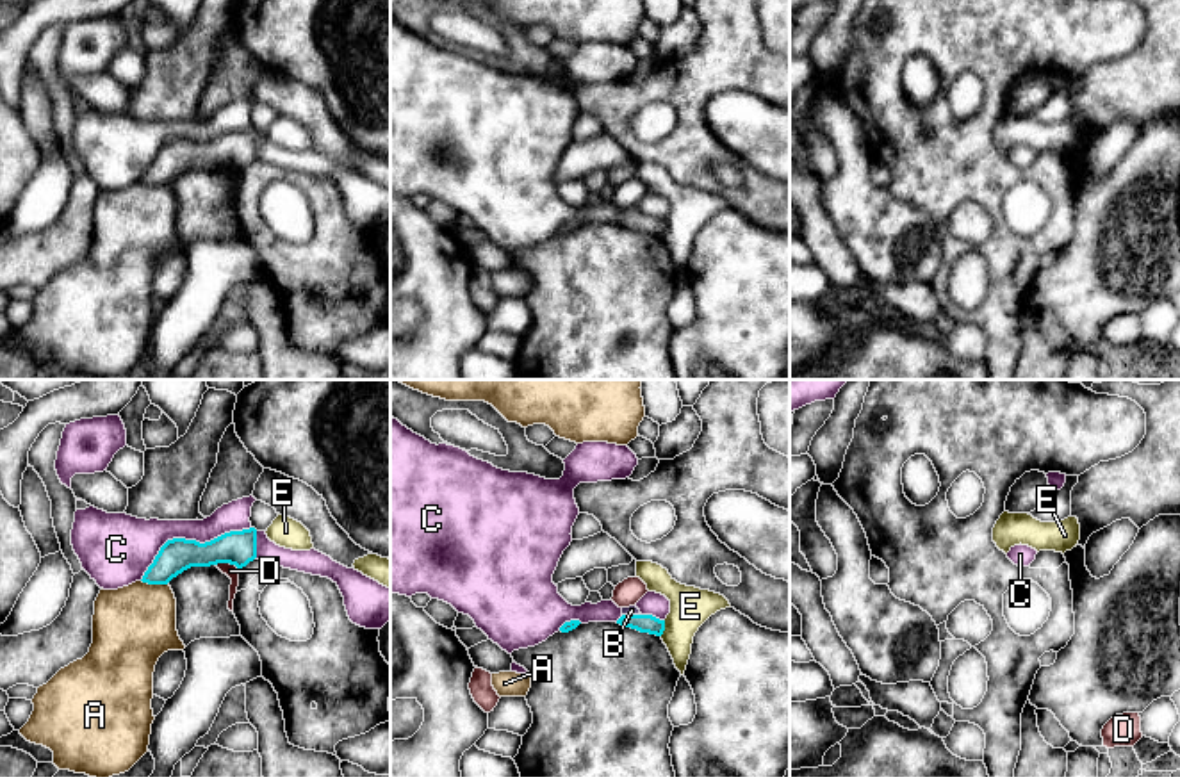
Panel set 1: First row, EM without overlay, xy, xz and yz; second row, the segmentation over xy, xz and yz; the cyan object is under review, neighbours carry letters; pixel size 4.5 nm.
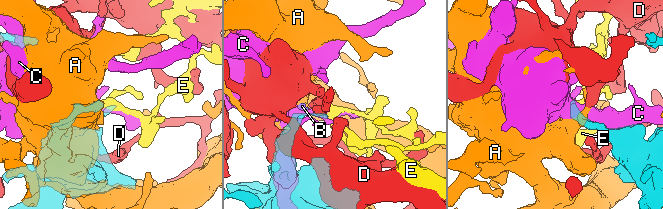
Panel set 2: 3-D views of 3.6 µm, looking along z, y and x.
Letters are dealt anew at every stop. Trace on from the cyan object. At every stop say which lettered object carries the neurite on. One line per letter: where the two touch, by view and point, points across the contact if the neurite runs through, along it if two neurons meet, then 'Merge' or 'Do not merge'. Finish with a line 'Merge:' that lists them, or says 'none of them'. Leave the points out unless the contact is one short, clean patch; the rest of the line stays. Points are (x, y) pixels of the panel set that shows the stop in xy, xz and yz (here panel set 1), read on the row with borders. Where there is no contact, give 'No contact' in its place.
A: Touches cyan at xy (154, 583). Do not merge
B: Touches cyan at xz (631, 615). Do not merge
C: Touches cyan at xy (189, 540). Do not merge
D: Touches cyan at xy (229, 562). Do not merge
E: Touches cyan at xz (663, 628). Boundary: xz (665, 621), (665, 629), (660, 635). Do not merge
Merge: none of them

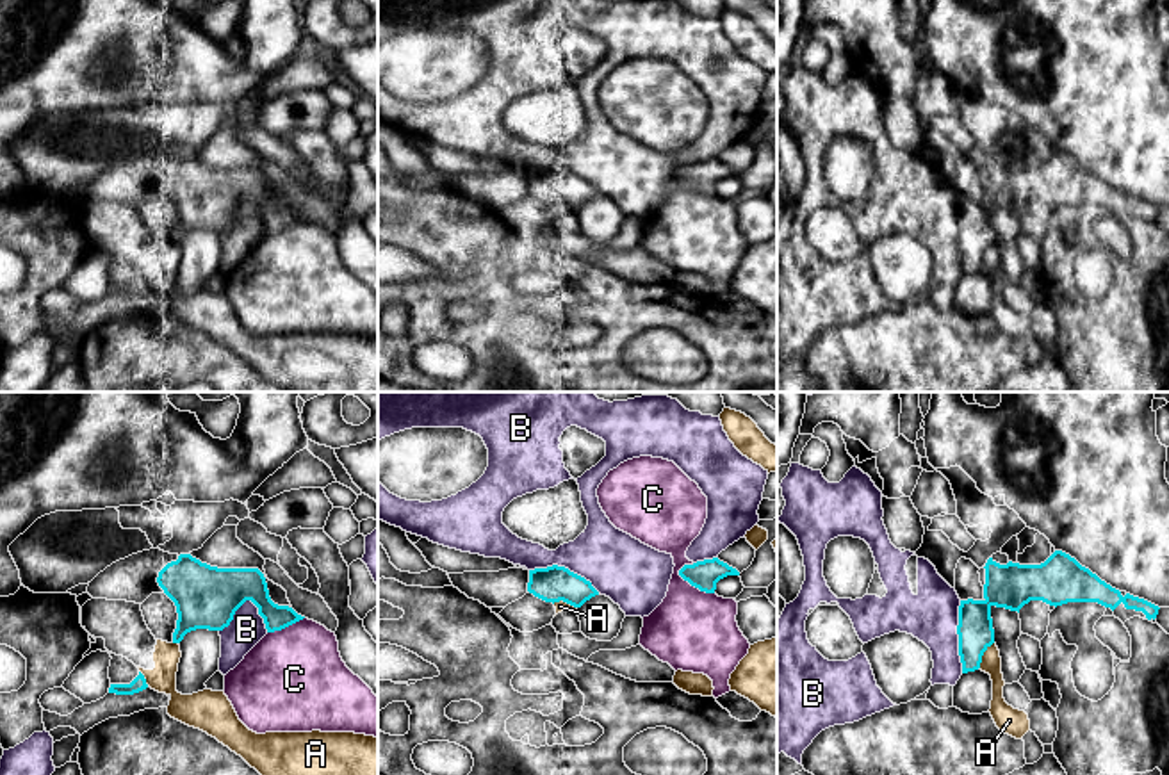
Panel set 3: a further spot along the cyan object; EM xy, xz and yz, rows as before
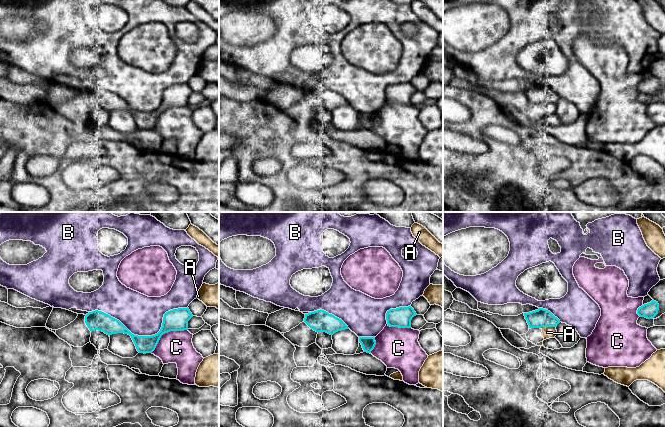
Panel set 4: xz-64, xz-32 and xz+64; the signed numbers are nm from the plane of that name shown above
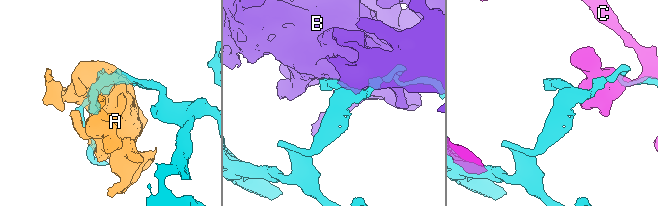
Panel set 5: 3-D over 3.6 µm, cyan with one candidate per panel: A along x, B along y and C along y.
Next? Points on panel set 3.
A: Touches cyan at yz (982, 654). Do not merge
B: Touches cyan at yz (959, 636). Do not merge
C: Touches cyan at xz (695, 587). Do not merge
Merge: none of them

